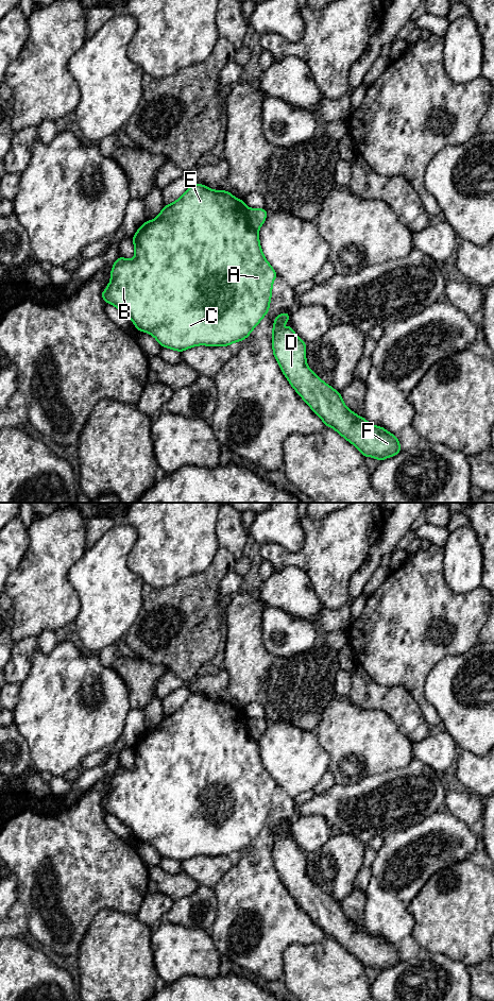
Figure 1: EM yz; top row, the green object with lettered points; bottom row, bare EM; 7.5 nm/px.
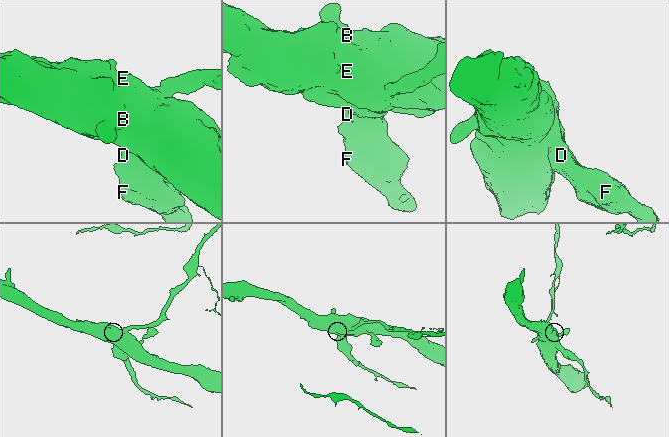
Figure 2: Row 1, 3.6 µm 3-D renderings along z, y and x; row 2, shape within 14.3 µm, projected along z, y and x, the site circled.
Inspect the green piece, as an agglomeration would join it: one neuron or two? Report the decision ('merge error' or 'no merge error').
merge error

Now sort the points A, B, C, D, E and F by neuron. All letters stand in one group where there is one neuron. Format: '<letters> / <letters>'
A B C E / D F

